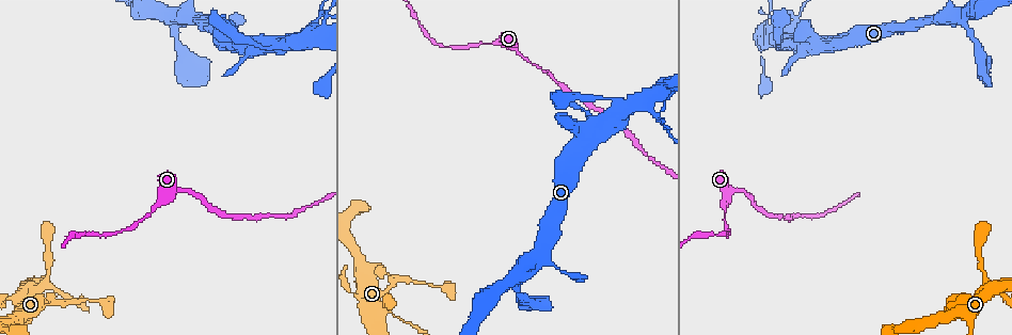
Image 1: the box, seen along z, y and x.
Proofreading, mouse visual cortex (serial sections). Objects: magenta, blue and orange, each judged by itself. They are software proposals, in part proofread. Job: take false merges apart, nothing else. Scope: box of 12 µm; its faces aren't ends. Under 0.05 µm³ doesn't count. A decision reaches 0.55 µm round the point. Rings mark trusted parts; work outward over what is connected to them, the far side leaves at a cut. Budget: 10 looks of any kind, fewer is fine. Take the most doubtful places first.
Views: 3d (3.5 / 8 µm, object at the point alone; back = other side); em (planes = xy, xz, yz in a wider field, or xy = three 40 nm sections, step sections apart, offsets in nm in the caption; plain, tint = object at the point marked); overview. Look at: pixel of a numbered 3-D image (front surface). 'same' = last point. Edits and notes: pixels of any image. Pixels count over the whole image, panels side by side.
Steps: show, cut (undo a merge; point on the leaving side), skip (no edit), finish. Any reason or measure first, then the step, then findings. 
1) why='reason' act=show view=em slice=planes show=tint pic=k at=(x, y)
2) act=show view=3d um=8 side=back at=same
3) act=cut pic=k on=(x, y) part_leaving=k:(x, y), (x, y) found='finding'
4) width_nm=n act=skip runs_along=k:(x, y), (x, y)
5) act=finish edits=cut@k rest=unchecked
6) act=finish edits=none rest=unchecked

why='looks like a crossing' act=show view=3d um=8 pic=1 at=(653, 117)

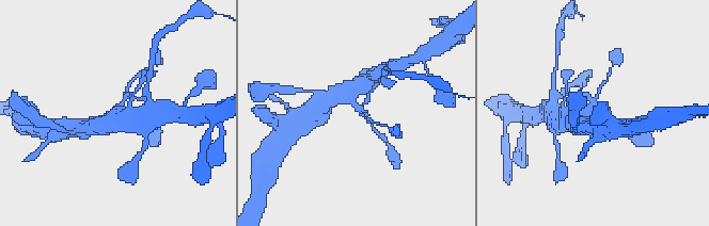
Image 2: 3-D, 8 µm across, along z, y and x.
arms=4 arm_widths_nm=150,150,150,600 why='now the EM' act=show view=em slice=xy step=1 show=tint pic=2 at=(592, 108)

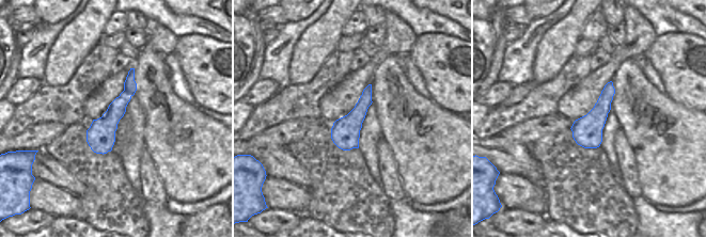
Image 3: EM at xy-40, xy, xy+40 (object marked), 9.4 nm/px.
act=skip runs_along=3:(131, 73), (98, 151) found='one cell here'

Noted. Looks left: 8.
why='thick turns thin' act=show view=3d um=3.5 pic=1 at=(50, 287)

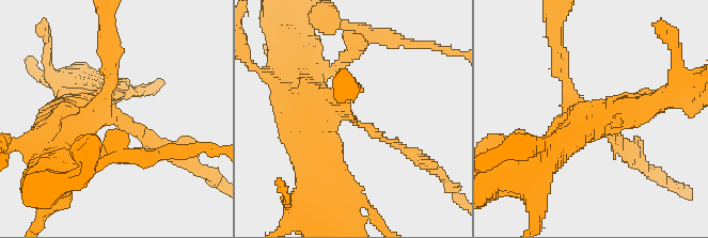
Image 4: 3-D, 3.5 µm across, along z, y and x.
arms=3 arm_widths_nm=150,150,350 act=show view=em slice=xy step=2 show=tint pic=4 at=(349, 111)

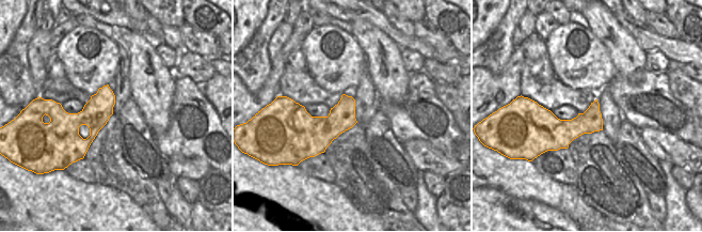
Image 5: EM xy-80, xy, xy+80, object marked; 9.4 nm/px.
why='another direction' act=show view=em slice=xy step=5 show=tint at=same

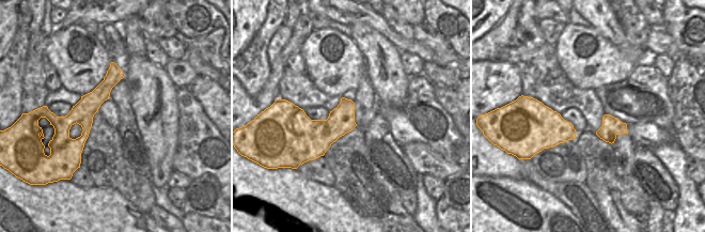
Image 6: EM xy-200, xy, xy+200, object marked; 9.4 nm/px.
width_nm=260 act=cut pic=4 on=(156, 143) part_leaving=4:(371, 129), (423, 159), (445, 178) found='a second cell is stuck on'

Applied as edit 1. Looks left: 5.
act=show view=overview

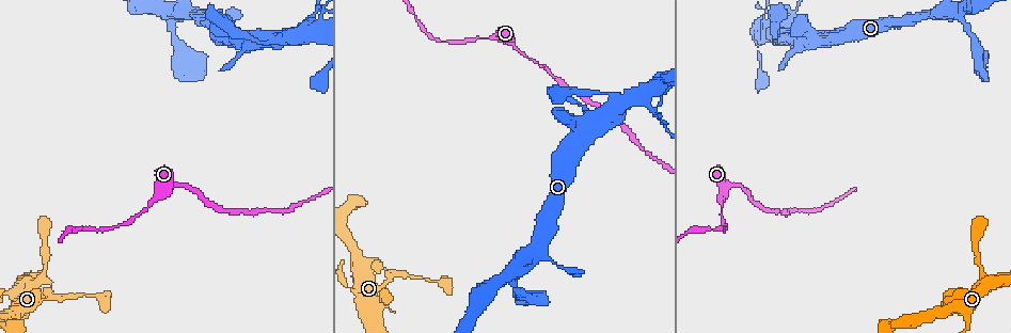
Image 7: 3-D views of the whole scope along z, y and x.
why='calibre changes' act=show view=em slice=xy step=2 show=tint pic=7 at=(183, 186)

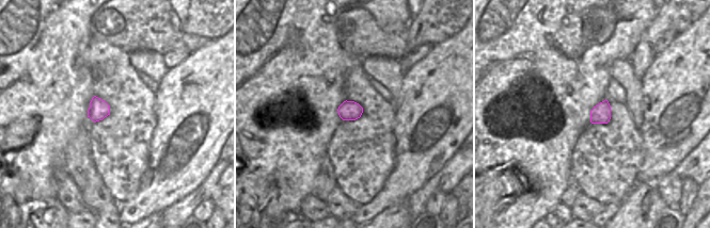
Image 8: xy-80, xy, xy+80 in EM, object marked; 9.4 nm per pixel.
why='wider look' act=show view=3d um=3.5 at=same

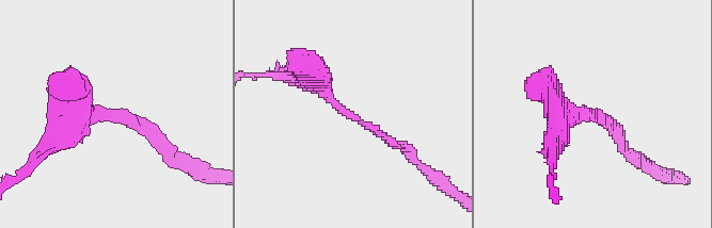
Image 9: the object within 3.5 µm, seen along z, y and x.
act=skip runs_along=9:(311, 68), (343, 110), (406, 147) found='all the same cell'

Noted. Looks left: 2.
why='calibre changes' act=show view=em slice=xy step=5 show=tint pic=7 at=(560, 265)

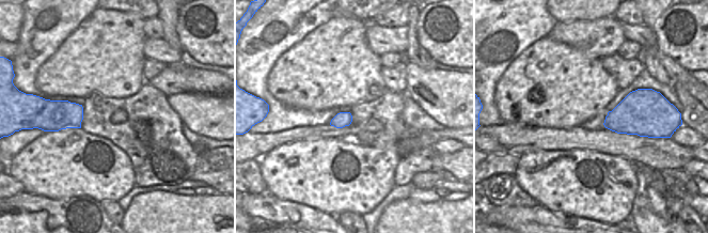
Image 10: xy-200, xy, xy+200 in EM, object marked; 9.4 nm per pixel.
act=show view=3d um=3.5 at=same

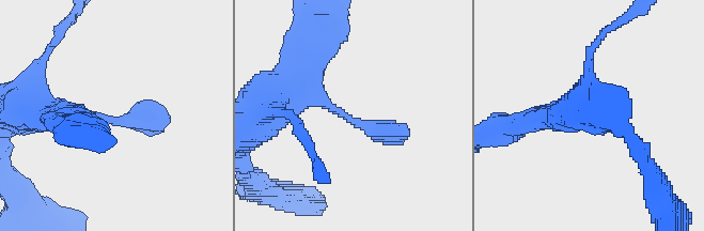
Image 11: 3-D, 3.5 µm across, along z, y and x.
act=skip runs_along=11:(306, 70), (331, 108), (407, 135) found='one cell here'

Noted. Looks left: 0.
act=finish edits=cut@4 rest=unchecked

